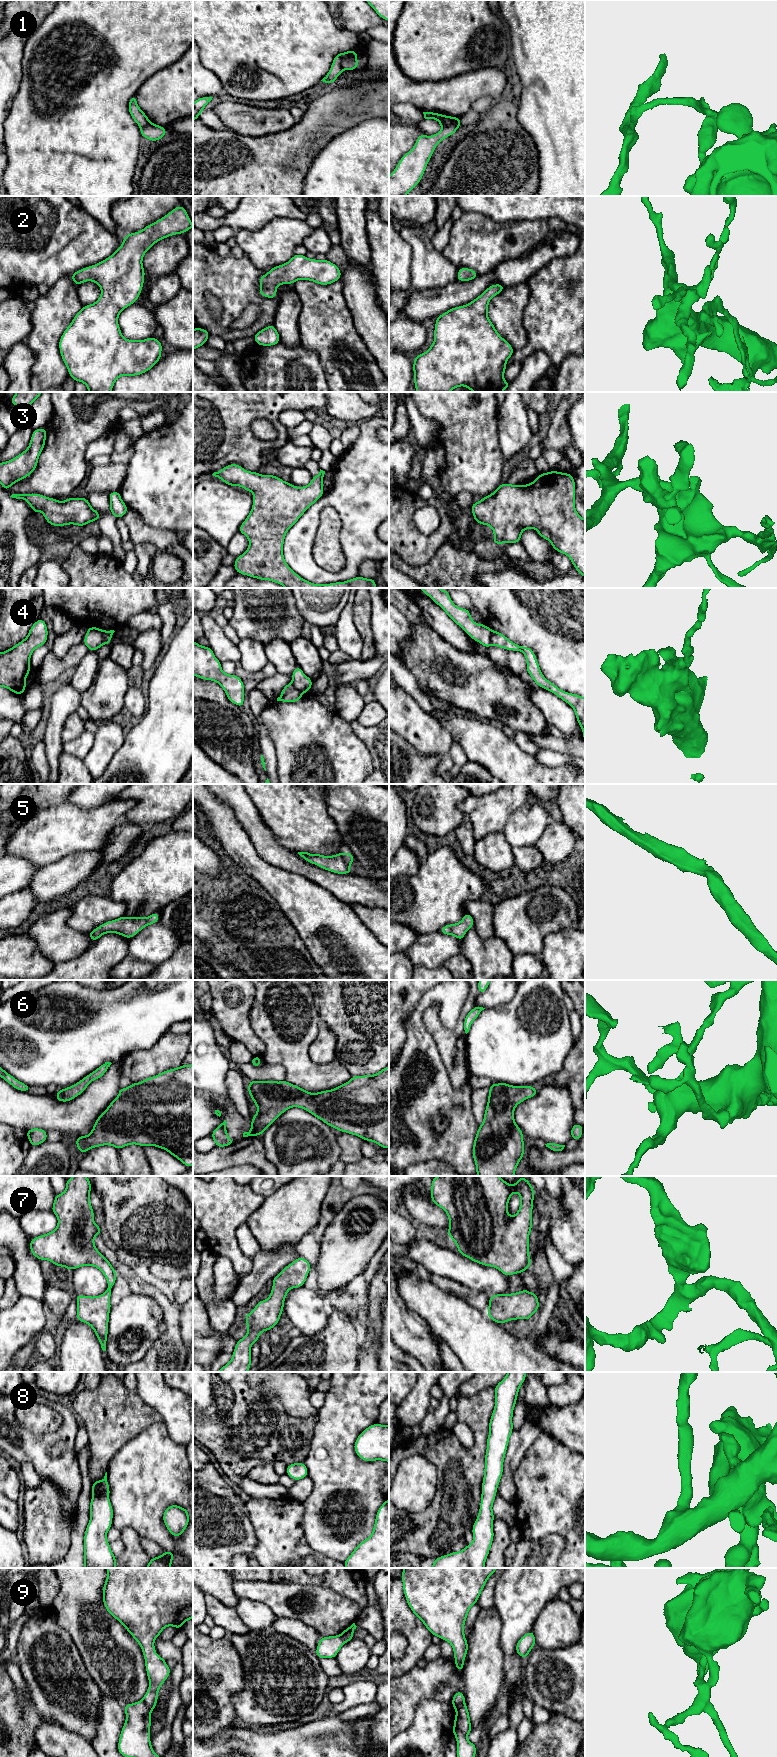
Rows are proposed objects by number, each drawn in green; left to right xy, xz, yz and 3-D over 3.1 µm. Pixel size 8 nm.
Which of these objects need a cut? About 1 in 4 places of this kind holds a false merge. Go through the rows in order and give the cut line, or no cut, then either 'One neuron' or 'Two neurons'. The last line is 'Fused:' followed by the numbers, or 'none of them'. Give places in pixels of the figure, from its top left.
1: Split along xz (341, 53), (341, 66), (344, 69). Two neurons
2: No split. One neuron
3: No split. One neuron
4: Split along xy (102, 630), (103, 644). Two neurons
5: No split. One neuron
6: No split. One neuron
7: No split. One neuron
8: No split. One neuron
9: Split along xy (142, 1700), (151, 1710). Two neurons
Fused: 1, 4, 9

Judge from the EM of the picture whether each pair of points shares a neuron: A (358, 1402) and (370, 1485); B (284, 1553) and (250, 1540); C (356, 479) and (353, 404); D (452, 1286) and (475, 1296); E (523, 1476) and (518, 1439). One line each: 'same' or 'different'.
A: same
B: different
C: different
D: same
E: different

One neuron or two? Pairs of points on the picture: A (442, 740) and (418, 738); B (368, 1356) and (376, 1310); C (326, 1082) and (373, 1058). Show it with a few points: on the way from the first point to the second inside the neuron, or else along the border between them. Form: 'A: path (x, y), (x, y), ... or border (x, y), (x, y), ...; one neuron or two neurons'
A: path (436, 740), (424, 738); one neuron
B: path (370, 1345), (375, 1329), (375, 1321); one neuron
C: border (335, 1058), (352, 1075); two neurons

